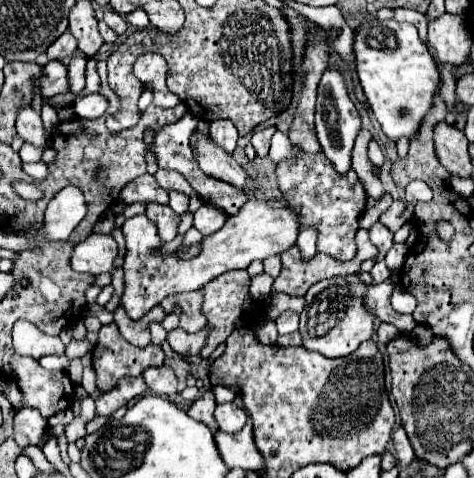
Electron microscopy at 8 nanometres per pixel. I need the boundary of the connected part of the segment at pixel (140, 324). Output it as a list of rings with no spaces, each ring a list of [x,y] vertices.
[[[120,306],[114,310],[114,322],[120,328],[120,334],[138,348],[144,348],[150,344],[150,324],[162,322],[164,316],[166,312],[162,306],[156,306],[154,310],[150,310],[142,320],[130,320]]]

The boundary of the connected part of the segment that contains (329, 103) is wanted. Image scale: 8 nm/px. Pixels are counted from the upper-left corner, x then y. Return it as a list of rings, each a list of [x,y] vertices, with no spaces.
[[[328,66],[322,74],[322,80],[318,84],[318,100],[316,100],[316,134],[318,134],[318,142],[326,154],[326,158],[336,166],[336,170],[340,174],[346,174],[350,170],[350,152],[354,146],[354,138],[360,130],[360,116],[358,110],[354,106],[354,102],[348,96],[348,88],[346,88],[346,80],[342,76],[340,66]]]

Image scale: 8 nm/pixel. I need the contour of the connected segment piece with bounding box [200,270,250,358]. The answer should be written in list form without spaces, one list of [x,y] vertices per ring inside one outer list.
[[[232,270],[220,274],[204,292],[202,312],[208,318],[208,326],[212,328],[206,346],[202,348],[202,358],[210,358],[218,344],[222,344],[234,330],[234,324],[242,316],[242,304],[246,300],[250,288],[250,276],[246,270]]]

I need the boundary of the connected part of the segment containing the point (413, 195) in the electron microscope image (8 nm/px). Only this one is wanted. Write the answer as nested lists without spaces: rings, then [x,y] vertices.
[[[414,180],[406,186],[406,202],[414,204],[414,202],[428,202],[430,200],[430,186],[426,186],[420,180]]]

